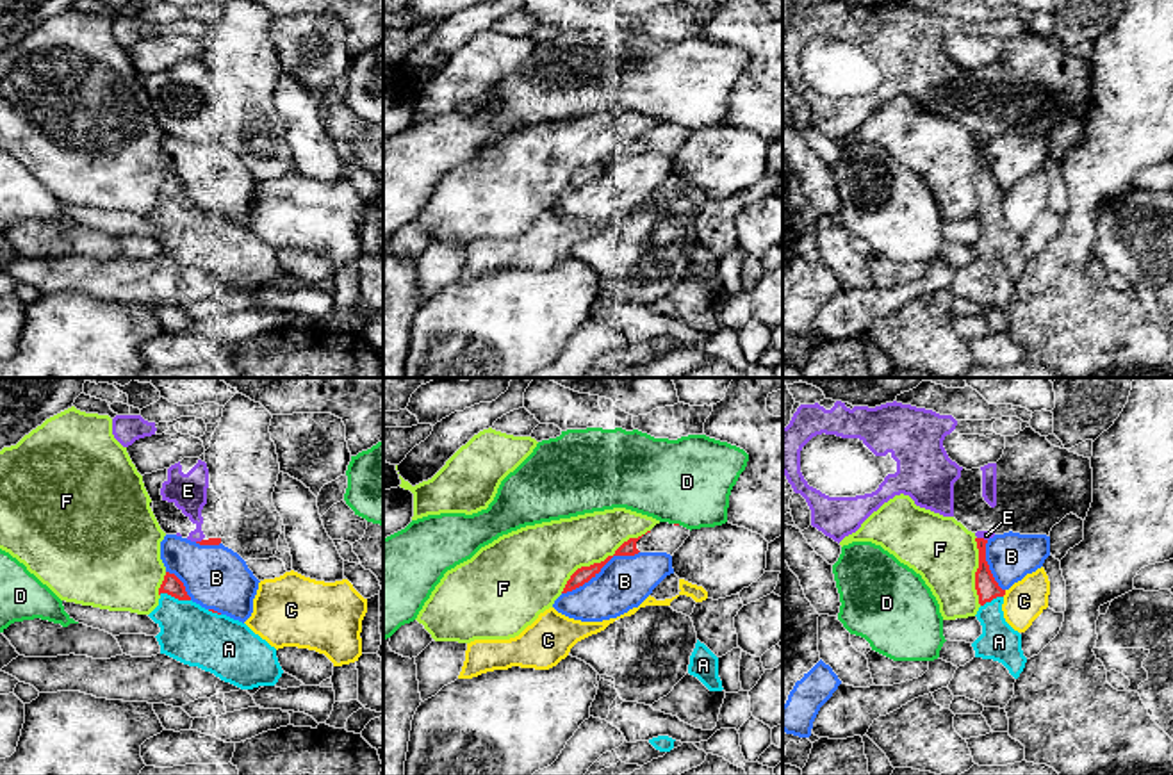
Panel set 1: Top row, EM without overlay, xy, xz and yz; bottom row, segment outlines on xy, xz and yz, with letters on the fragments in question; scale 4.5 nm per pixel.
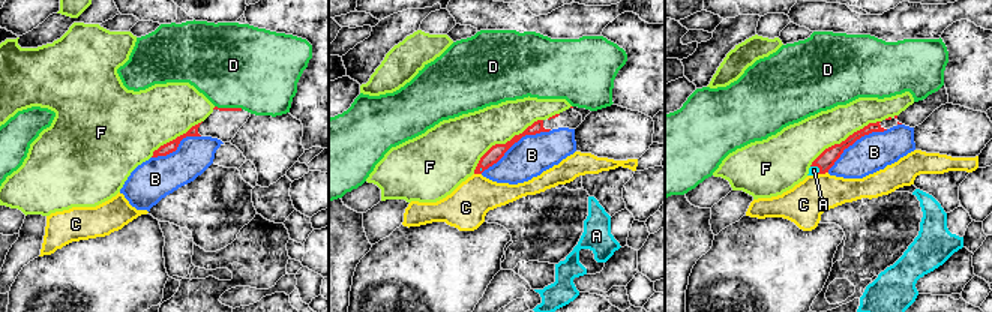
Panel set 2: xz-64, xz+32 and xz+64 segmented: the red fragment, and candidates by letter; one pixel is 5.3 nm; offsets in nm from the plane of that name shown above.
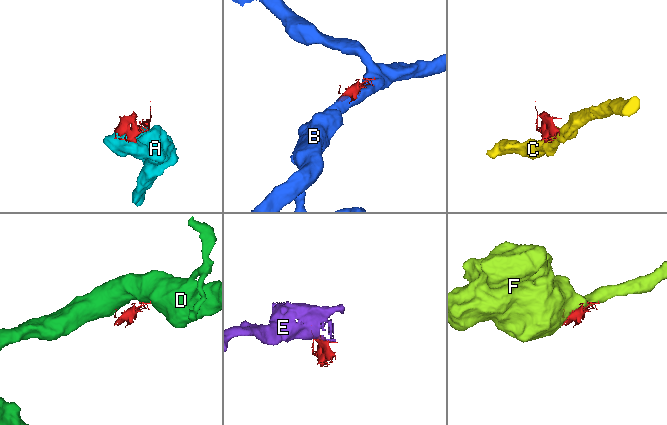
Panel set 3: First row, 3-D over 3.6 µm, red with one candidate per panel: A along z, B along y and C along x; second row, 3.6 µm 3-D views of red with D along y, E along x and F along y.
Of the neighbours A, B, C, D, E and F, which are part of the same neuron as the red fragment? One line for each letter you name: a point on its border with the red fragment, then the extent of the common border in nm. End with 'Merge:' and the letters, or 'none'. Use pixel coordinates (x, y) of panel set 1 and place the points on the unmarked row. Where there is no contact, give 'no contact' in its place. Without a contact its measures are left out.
A: xy (175, 198) | 150 nm
Merge: A

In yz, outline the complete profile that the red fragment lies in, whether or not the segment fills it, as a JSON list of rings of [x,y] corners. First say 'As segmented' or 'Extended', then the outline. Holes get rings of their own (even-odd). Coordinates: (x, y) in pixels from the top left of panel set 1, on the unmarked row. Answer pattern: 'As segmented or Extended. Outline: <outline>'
Extended. Outline: [[[975,139],[975,143],[979,150],[975,191],[980,205],[975,217],[982,226],[982,235],[972,244],[972,248],[975,258],[998,262],[1014,280],[1018,280],[1027,264],[1021,251],[1021,235],[1004,219],[1002,205],[1005,191],[998,187],[986,162],[988,141]]]

